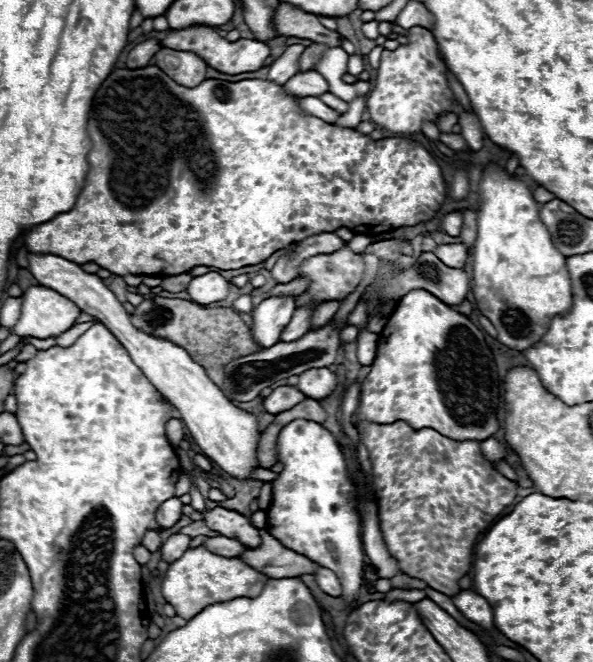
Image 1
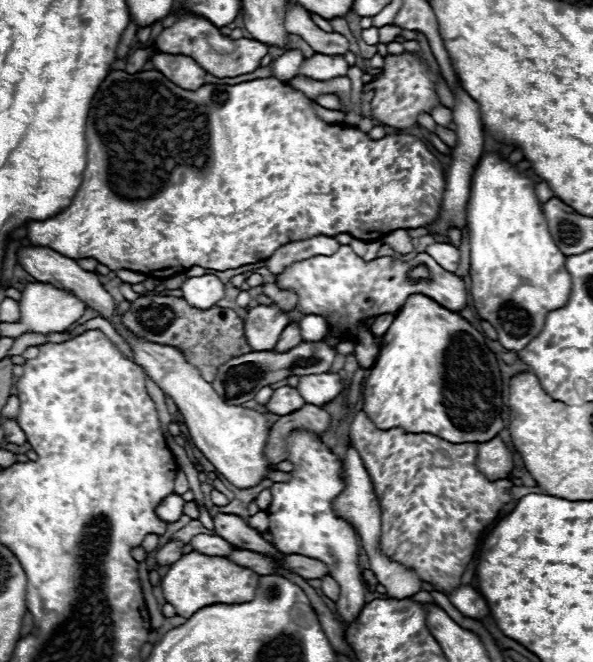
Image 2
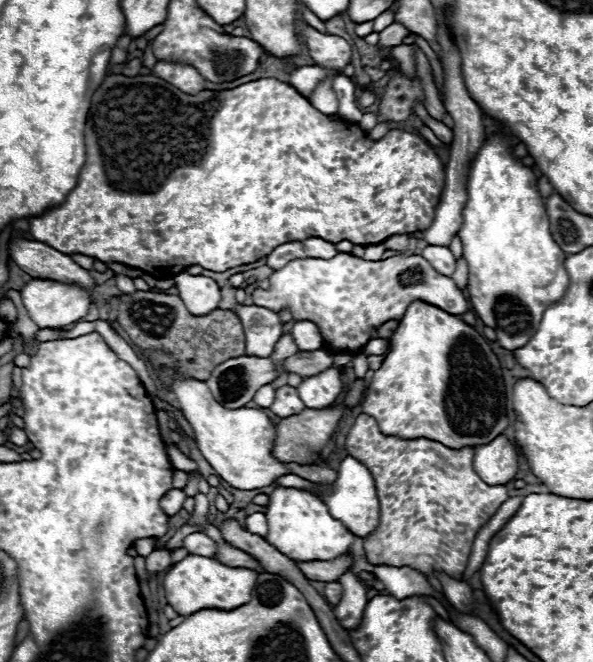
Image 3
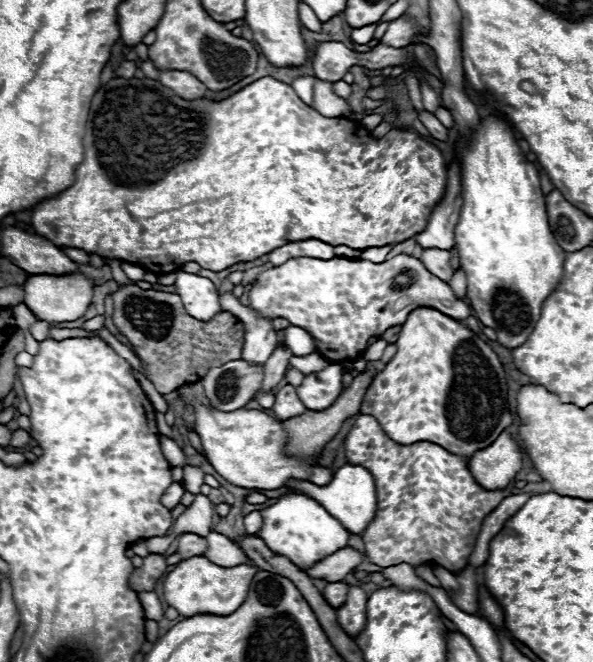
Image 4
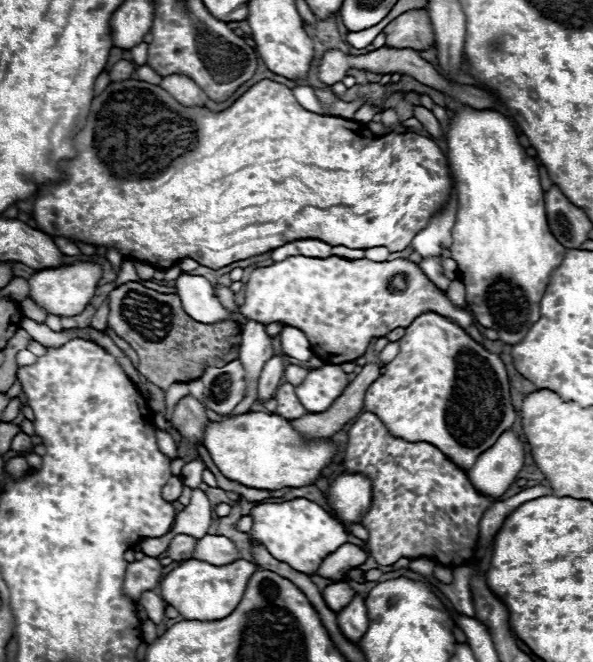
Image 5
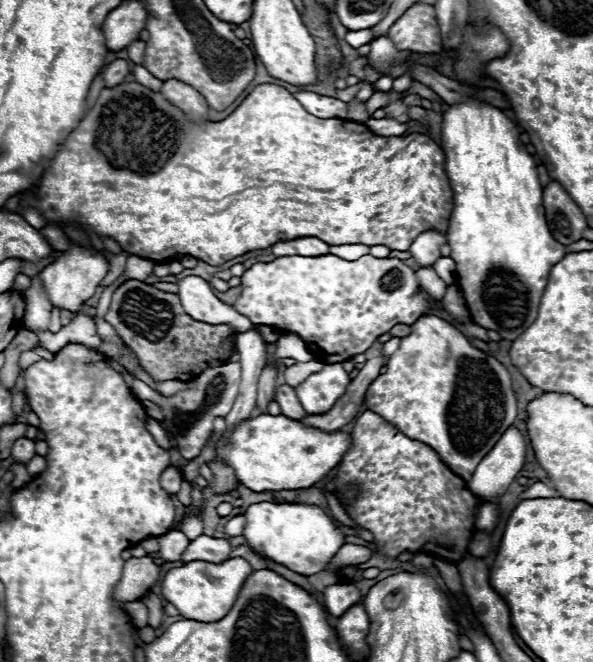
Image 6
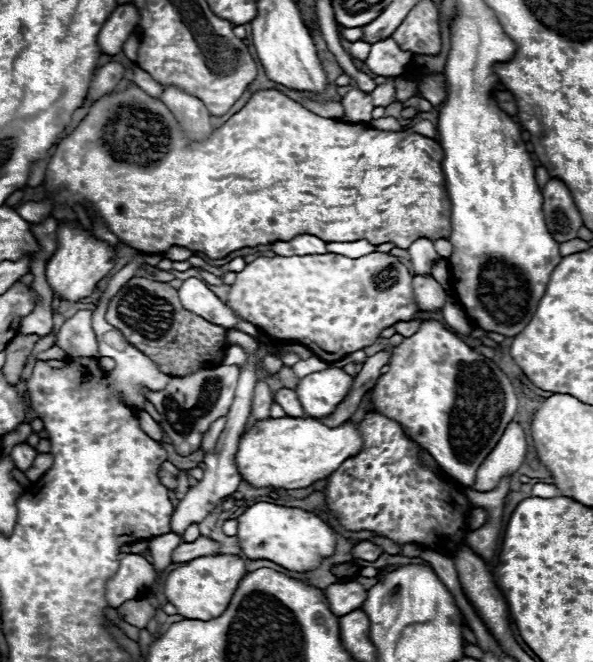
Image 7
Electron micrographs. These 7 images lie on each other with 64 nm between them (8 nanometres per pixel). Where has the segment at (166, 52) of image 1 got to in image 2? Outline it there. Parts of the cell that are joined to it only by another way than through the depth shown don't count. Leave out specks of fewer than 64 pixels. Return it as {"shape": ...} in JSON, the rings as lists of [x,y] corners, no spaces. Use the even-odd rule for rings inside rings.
{"shape":[[[154,54],[152,66],[166,74],[166,78],[170,78],[176,86],[186,90],[196,90],[198,86],[206,84],[206,70],[194,58],[184,54]]]}

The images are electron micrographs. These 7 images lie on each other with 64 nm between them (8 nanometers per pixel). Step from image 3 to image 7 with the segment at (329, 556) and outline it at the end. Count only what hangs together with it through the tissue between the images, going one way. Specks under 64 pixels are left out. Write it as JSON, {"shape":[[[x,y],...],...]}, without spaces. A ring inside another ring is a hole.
{"shape":[[[256,502],[248,506],[242,516],[238,516],[238,522],[240,546],[248,558],[264,558],[294,572],[310,572],[318,568],[316,564],[336,552],[334,530],[320,516],[302,508]]]}

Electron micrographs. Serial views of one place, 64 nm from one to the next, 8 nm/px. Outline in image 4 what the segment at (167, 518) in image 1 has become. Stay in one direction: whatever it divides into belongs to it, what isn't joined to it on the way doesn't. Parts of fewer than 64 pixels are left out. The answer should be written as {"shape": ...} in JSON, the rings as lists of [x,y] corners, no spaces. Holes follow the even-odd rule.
{"shape":[[[172,484],[172,486],[166,490],[166,494],[162,494],[162,504],[164,504],[168,510],[172,510],[172,508],[176,508],[176,506],[180,504],[182,496],[184,496],[184,486],[182,486],[182,484]]]}

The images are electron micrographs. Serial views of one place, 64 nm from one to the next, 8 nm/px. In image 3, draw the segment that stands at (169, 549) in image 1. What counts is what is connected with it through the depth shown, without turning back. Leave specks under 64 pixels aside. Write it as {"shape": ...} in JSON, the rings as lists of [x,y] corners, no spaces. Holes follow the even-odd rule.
{"shape":[[[168,548],[154,550],[150,556],[146,556],[146,570],[150,576],[166,570],[168,566],[172,566],[172,552]]]}

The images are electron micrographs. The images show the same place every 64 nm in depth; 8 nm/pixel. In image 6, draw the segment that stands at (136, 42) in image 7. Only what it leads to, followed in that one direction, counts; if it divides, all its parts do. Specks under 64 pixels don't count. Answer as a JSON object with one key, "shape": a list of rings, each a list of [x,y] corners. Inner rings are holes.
{"shape":[[[137,40],[128,46],[126,51],[128,53],[129,60],[135,64],[141,65],[143,62],[145,47],[146,44],[142,40]]]}

